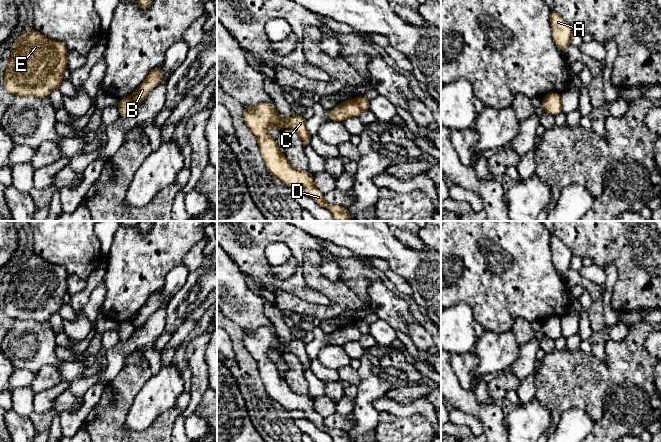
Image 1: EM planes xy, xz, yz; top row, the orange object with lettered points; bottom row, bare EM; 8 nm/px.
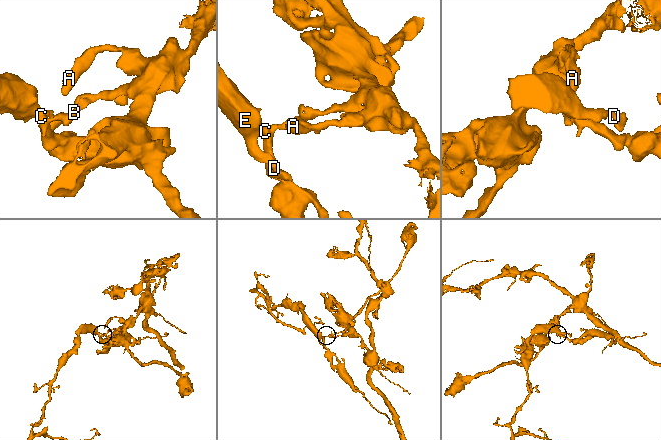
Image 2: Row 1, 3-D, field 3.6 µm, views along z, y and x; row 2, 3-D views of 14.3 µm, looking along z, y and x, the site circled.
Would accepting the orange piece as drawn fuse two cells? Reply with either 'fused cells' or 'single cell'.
fused cells

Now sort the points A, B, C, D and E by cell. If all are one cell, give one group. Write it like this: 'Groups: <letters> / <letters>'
Groups: A B / C D E

